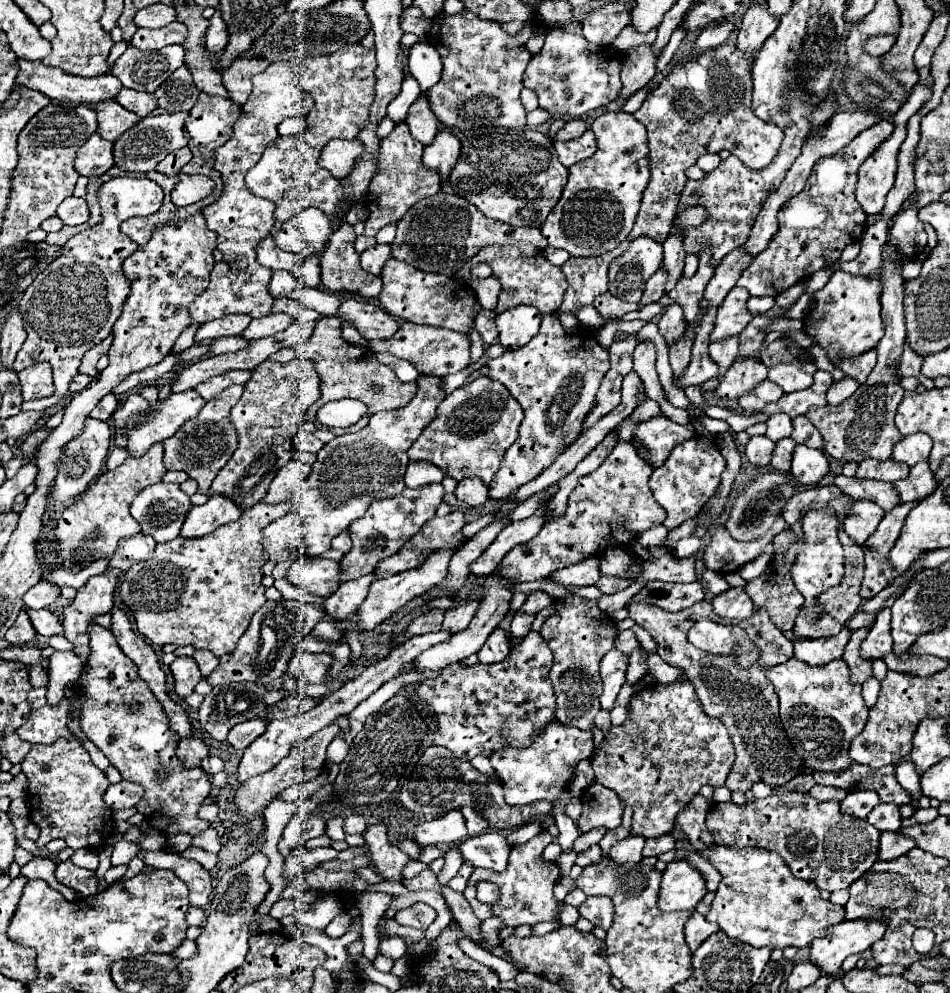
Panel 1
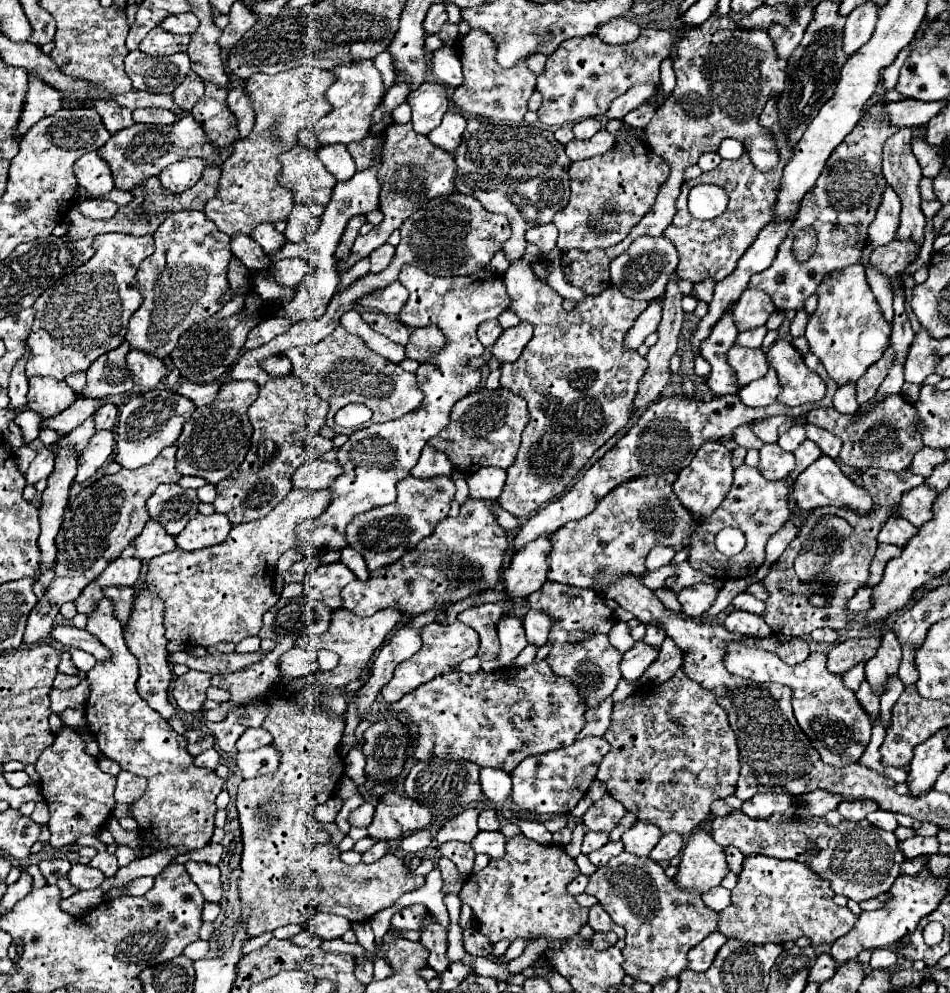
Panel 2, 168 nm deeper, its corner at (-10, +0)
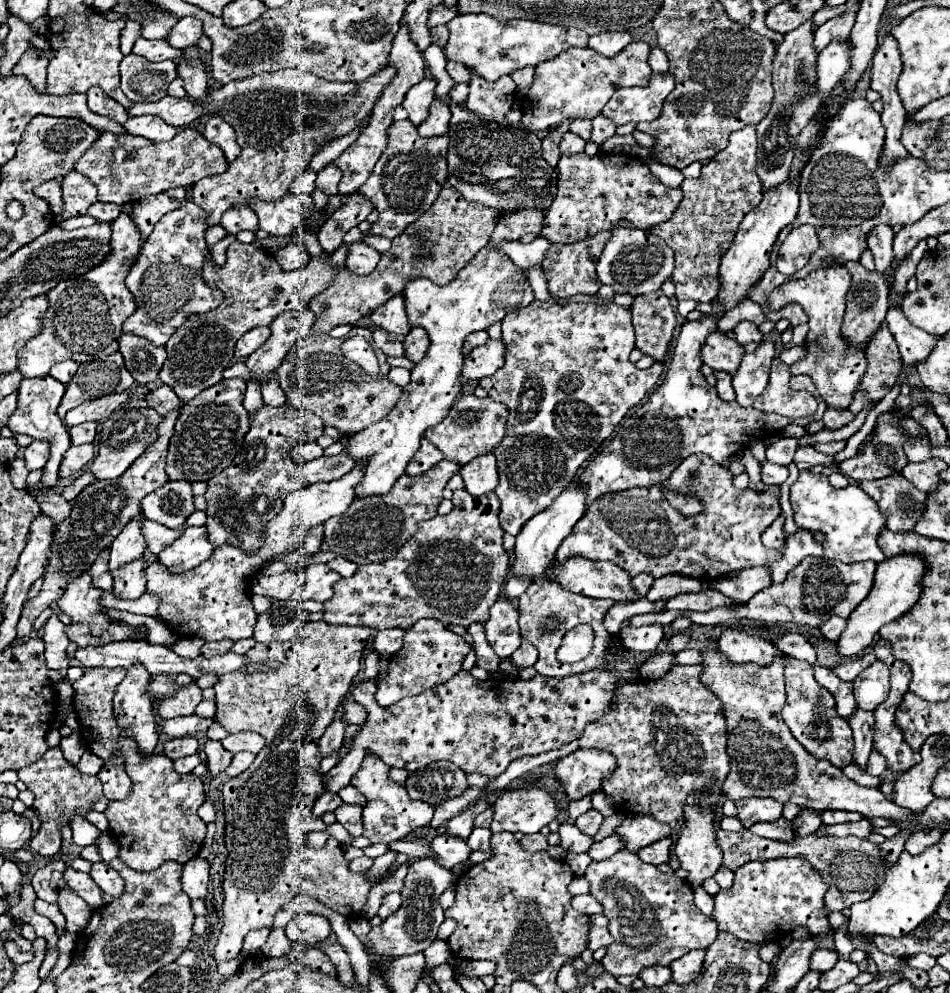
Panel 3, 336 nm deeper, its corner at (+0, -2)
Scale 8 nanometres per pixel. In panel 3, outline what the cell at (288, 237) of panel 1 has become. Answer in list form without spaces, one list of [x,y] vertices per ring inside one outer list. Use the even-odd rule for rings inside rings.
[[[287,192],[277,202],[261,202],[253,196],[251,208],[259,218],[259,230],[267,232],[269,236],[297,234],[297,230],[303,228],[305,218],[313,212],[313,198]]]

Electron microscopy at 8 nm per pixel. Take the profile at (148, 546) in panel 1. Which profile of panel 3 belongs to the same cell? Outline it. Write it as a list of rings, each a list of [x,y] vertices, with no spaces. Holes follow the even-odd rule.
[[[145,520],[145,524],[143,524],[143,534],[145,534],[145,540],[147,540],[149,552],[159,554],[165,546],[173,544],[183,530],[185,530],[185,526],[181,526],[181,528],[177,528],[177,530],[169,530],[169,528],[165,528],[163,524]]]

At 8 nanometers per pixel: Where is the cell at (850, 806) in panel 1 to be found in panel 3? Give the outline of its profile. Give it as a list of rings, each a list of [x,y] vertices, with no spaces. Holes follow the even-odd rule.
[[[821,812],[823,824],[843,824],[843,822],[855,822],[863,816],[859,812]]]

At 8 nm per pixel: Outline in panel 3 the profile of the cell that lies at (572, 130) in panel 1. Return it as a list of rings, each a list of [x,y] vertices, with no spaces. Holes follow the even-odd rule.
[[[573,120],[569,130],[579,134],[583,140],[589,140],[589,132],[593,130],[593,126],[591,126],[591,120]]]

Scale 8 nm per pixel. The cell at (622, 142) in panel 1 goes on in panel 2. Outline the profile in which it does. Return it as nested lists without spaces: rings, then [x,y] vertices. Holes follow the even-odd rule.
[[[626,126],[619,130],[615,146],[597,158],[573,162],[569,168],[571,198],[569,204],[555,214],[553,224],[559,228],[557,248],[567,250],[593,250],[611,248],[619,244],[635,224],[651,210],[659,186],[667,180],[669,166],[663,158],[655,156],[641,140],[642,130]]]

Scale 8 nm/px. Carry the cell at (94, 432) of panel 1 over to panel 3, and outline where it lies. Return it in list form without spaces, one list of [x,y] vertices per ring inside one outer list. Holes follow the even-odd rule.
[[[93,444],[71,446],[63,456],[63,462],[61,462],[61,468],[59,468],[59,476],[61,478],[73,476],[75,472],[83,470],[91,460],[93,460]]]

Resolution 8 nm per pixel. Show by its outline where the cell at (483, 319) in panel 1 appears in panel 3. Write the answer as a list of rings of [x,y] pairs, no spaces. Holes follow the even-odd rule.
[[[481,330],[481,332],[473,332],[469,338],[465,338],[463,348],[465,348],[465,352],[469,352],[469,350],[473,350],[473,348],[477,348],[477,346],[485,344],[487,340],[489,340],[489,336],[487,336],[487,332],[485,332],[485,330]]]

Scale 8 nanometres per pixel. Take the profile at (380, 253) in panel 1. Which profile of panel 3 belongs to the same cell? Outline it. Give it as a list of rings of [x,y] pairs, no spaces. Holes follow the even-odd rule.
[[[353,242],[347,248],[345,266],[355,274],[371,274],[379,262],[379,252],[369,248],[365,242]]]

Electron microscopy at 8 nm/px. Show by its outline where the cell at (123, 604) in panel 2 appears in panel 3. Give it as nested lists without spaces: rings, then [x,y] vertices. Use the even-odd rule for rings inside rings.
[[[109,548],[101,552],[101,556],[93,562],[93,568],[89,570],[89,574],[93,576],[93,584],[101,590],[113,590],[113,580],[111,580],[111,572],[107,564],[109,564]]]

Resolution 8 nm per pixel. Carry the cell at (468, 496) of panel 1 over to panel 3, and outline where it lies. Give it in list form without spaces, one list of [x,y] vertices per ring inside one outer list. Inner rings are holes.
[[[481,454],[473,458],[469,464],[461,468],[459,474],[465,480],[465,490],[471,492],[473,496],[483,496],[487,492],[493,492],[499,482],[493,454]]]

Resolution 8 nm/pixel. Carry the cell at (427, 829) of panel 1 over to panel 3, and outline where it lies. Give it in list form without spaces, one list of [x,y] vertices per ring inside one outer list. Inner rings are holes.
[[[479,800],[479,802],[475,802],[475,804],[471,804],[467,810],[463,810],[461,814],[457,814],[455,818],[451,818],[451,820],[447,822],[447,834],[459,836],[459,838],[467,840],[469,834],[471,834],[471,830],[473,830],[473,818],[475,818],[477,814],[481,814],[487,806],[489,806],[489,802]]]

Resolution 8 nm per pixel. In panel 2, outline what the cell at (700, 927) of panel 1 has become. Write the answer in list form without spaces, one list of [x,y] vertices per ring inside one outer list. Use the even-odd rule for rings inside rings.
[[[721,932],[709,934],[703,942],[699,942],[697,946],[693,946],[693,948],[689,950],[689,968],[695,970],[695,972],[705,972],[705,970],[711,966],[717,950],[719,950],[725,942],[727,942],[727,938],[725,938]]]

